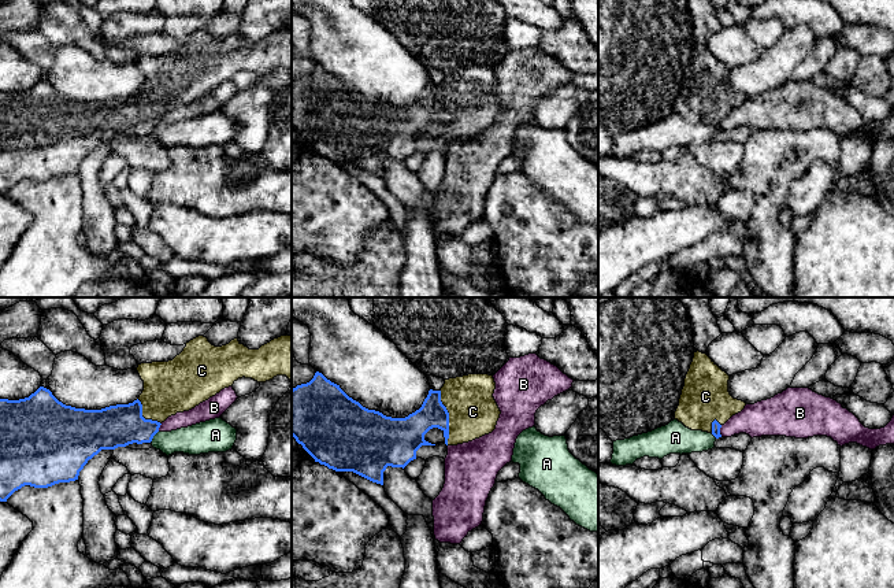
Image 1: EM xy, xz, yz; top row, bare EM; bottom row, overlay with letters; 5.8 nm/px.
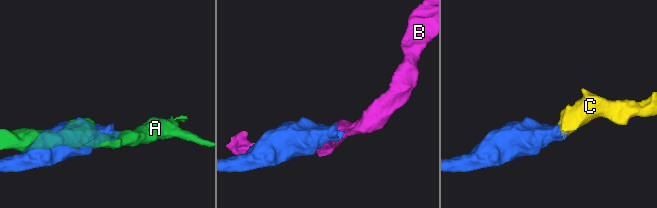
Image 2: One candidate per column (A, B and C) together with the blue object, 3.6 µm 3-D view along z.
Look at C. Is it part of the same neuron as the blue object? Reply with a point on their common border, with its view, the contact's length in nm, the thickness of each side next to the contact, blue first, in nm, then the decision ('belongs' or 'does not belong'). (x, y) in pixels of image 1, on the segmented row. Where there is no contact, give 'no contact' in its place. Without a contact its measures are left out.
xz (448, 418) | 320 nm | 190/280 nm | belongs

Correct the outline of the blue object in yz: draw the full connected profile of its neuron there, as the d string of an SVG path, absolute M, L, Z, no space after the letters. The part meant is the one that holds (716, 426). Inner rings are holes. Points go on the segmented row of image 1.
M694 352L675 419L691 430L721 437L720 428L746 406L745 402L730 395L728 380L730 376L706 354Z

